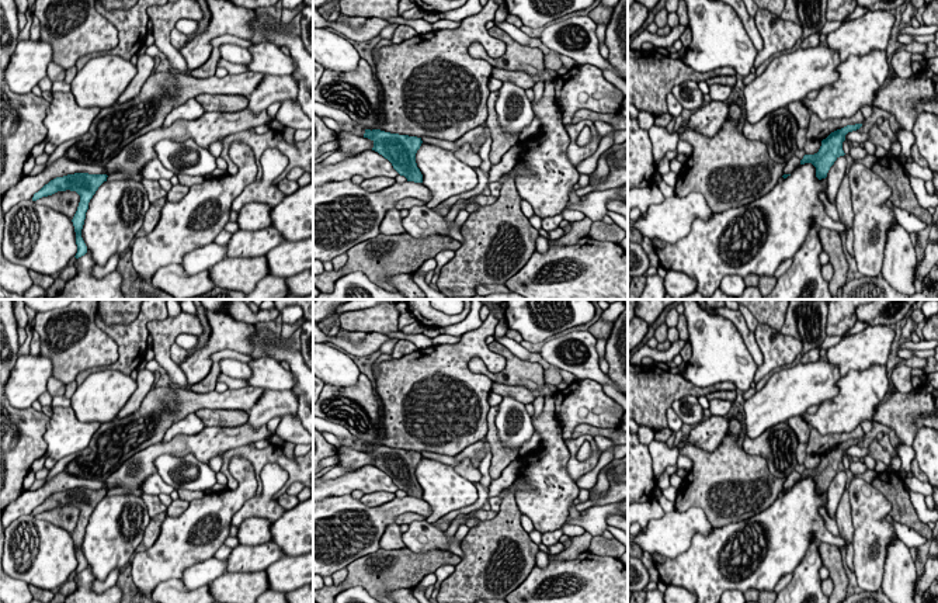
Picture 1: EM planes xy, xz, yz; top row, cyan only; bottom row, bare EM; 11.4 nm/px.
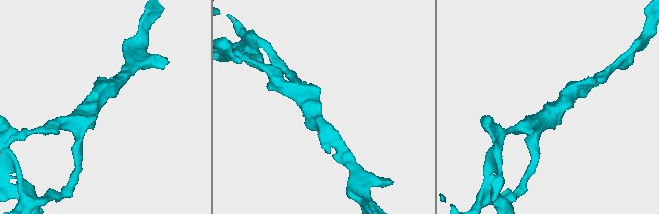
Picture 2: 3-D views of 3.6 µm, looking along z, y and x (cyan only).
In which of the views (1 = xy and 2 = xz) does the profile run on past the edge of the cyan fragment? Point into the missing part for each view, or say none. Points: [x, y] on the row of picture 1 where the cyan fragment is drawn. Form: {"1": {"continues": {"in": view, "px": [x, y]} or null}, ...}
{"1": {"continues": null}, "2": {"continues": null}}

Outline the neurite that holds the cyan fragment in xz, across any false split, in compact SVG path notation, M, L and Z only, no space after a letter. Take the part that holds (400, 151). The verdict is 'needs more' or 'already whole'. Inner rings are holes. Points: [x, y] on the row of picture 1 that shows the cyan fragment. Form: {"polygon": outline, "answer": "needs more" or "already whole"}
{"polygon": "M365 129L364 138L371 139L374 142L372 150L388 159L407 181L423 183L423 174L416 163L416 153L423 143L421 138L381 129Z", "answer": "already whole"}

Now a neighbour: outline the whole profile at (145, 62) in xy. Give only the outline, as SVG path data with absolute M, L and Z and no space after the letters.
M146 53L138 55L136 69L138 73L135 79L131 82L128 89L119 96L117 104L124 104L140 93L140 89L143 87L145 82L150 76L150 70L154 69L154 58Z

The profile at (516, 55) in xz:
M498 27L489 30L489 35L500 39L506 44L506 52L498 58L491 58L486 53L484 48L479 42L473 42L469 46L469 53L475 59L484 59L493 67L500 67L506 70L524 72L522 66L529 65L538 72L545 69L543 52L539 48L531 48L528 45L521 45L513 39L507 32Z

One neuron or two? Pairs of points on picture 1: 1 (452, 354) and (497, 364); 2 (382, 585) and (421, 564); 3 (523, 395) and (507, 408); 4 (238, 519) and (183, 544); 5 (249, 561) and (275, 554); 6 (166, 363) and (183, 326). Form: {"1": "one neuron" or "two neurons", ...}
{"1": "one neuron", "2": "one neuron", "3": "two neurons", "4": "two neurons", "5": "one neuron", "6": "one neuron"}

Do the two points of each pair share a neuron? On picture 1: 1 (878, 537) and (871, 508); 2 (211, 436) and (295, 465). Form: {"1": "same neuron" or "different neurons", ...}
{"1": "same neuron", "2": "different neurons"}

